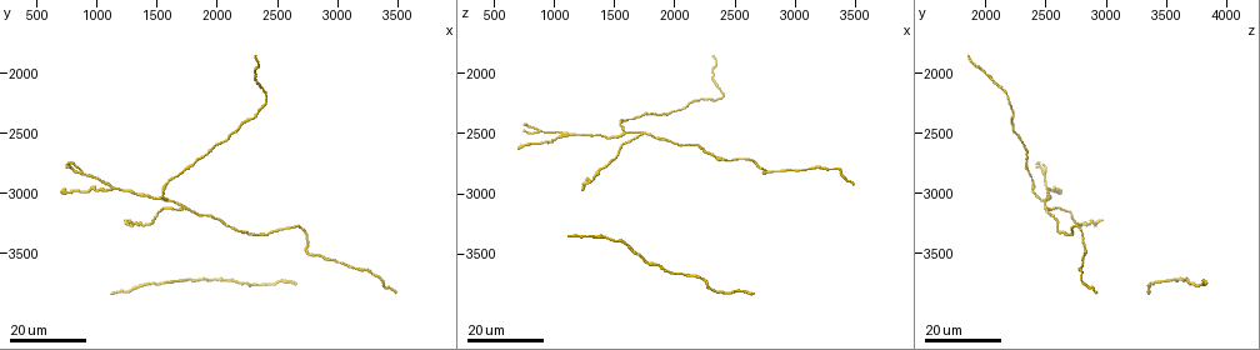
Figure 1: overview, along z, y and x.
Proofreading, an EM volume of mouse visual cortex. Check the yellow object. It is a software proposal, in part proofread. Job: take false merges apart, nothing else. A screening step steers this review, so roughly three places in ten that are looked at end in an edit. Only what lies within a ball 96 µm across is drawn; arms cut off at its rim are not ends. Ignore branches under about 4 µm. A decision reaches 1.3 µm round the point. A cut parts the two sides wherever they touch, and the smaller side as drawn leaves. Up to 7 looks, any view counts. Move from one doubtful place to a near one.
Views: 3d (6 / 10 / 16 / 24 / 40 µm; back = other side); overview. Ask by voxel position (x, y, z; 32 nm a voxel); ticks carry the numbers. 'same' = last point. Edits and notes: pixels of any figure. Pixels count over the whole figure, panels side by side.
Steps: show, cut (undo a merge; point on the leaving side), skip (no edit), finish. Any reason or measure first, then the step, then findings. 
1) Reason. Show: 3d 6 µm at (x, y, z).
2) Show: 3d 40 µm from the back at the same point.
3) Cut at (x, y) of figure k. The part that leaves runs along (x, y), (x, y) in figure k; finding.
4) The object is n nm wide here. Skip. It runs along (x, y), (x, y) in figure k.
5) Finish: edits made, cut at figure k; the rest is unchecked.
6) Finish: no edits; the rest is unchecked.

Show: 3d 24 µm at (1400, 3760, 3360).

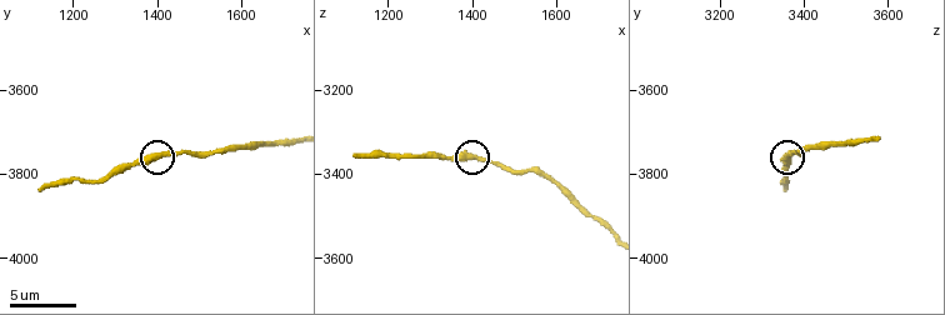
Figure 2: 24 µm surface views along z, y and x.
Show: 3d 6 µm at (1390, 3770, 3360).

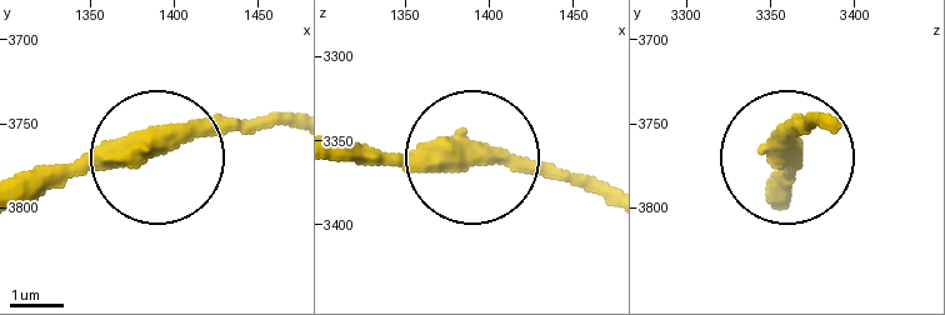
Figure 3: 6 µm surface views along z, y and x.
The object is 430 nm wide here. Skip. Continuous, no second cell.

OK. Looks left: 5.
Show: 3d 16 µm at (1140, 2980, 2520).

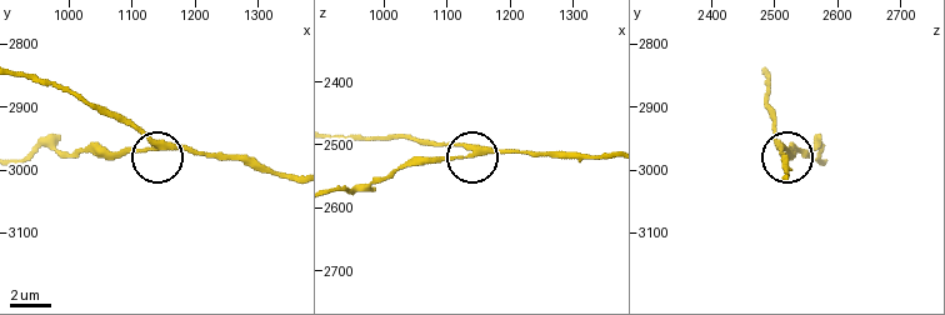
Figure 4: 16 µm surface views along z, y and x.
Zoom in. Show: 3d 10 µm at (1140, 2955, 2510).

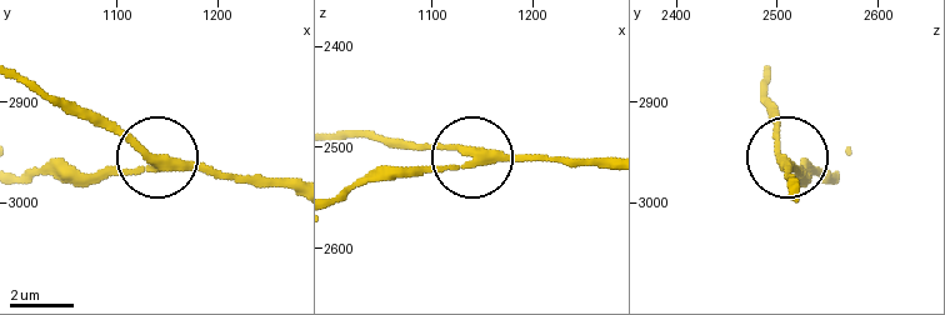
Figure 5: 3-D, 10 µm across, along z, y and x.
Show: 3d 6 µm at (1134, 2958, 2508).

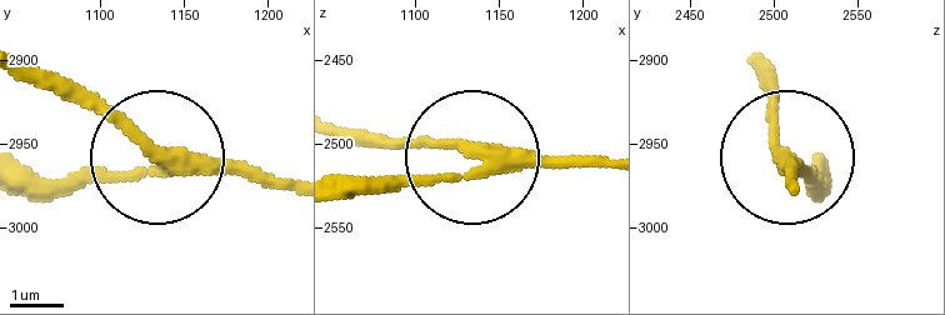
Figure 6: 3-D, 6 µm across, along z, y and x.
The object is 260 nm wide here. Cut at (110, 180) of figure 6. The part that leaves runs along (189, 170), (33, 184) in figure 6; a second cell is stuck on.

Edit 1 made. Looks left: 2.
Show: 3d 16 µm at (1760, 3120, 2500).

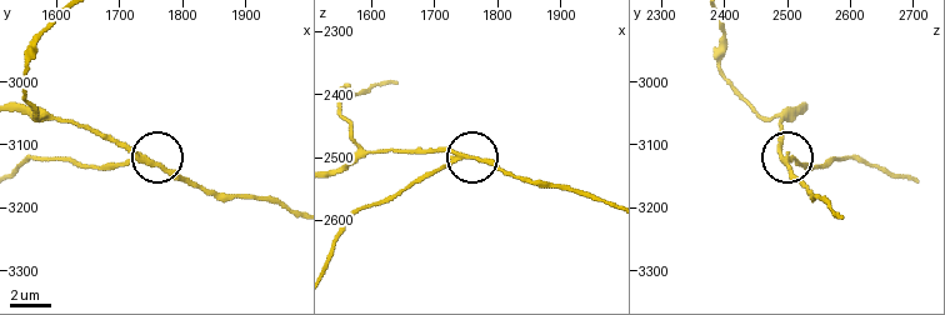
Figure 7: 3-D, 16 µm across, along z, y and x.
Show: 3d 6 µm at (1740, 3130, 2495).

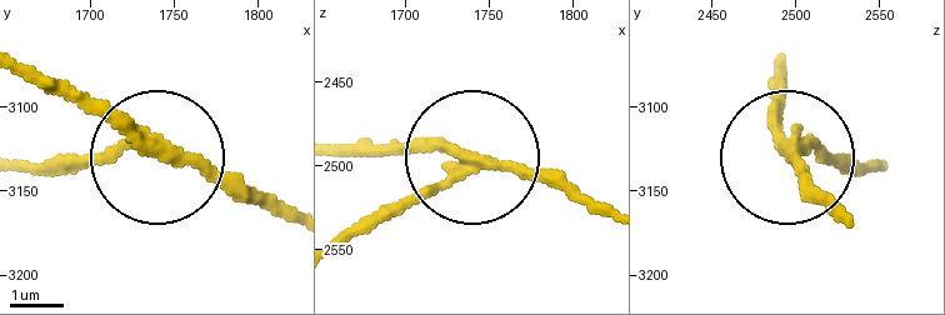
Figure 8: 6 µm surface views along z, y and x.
The object is 220 nm wide here. Cut at (93, 154) of figure 8. Two cells meet here.

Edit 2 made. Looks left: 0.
Finish: edits made, cut at figure 6, cut at figure 8; the rest is unchecked.

